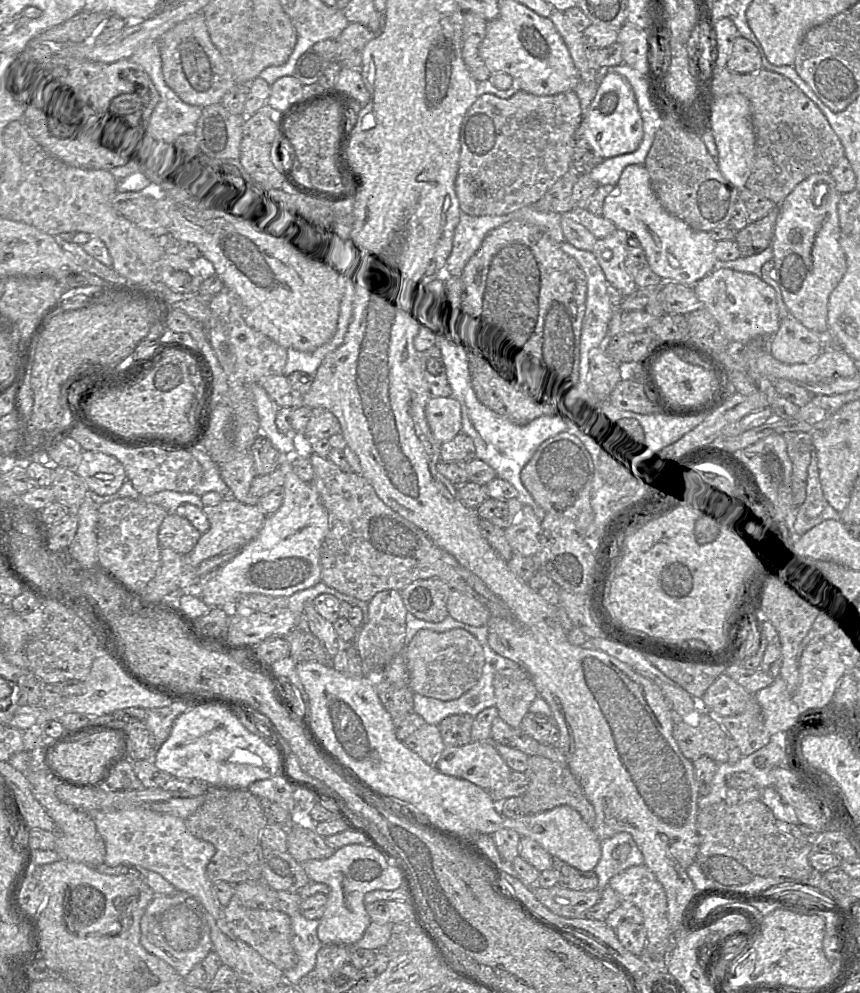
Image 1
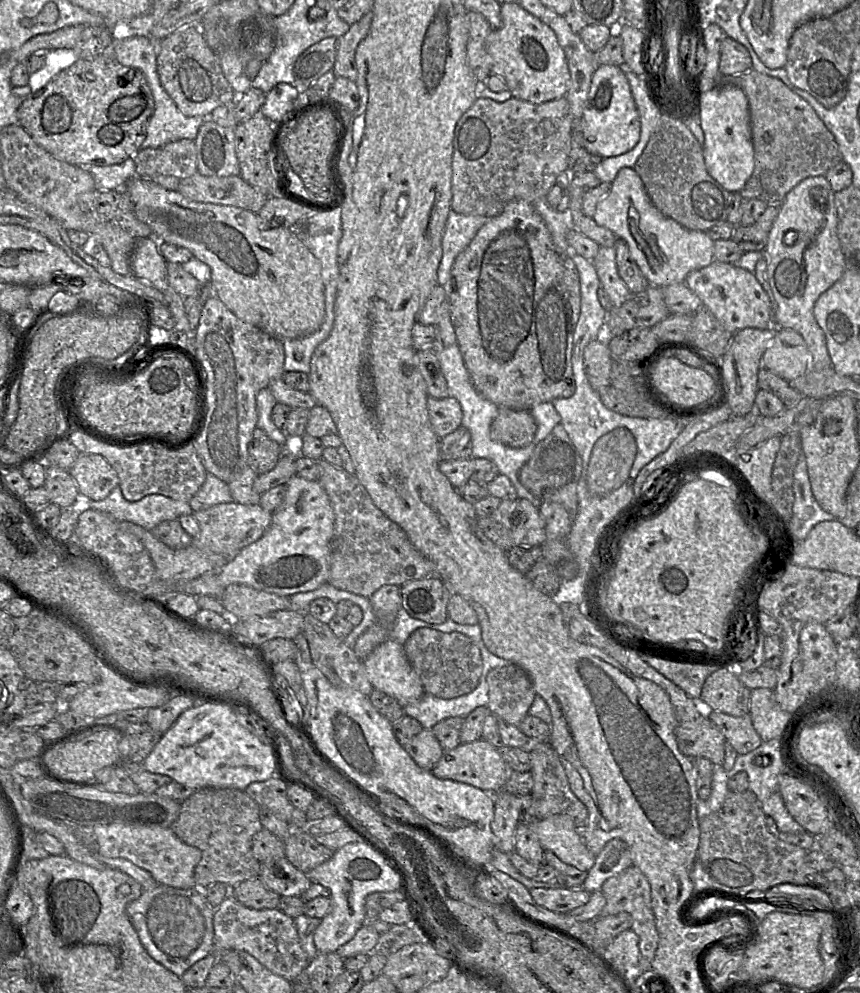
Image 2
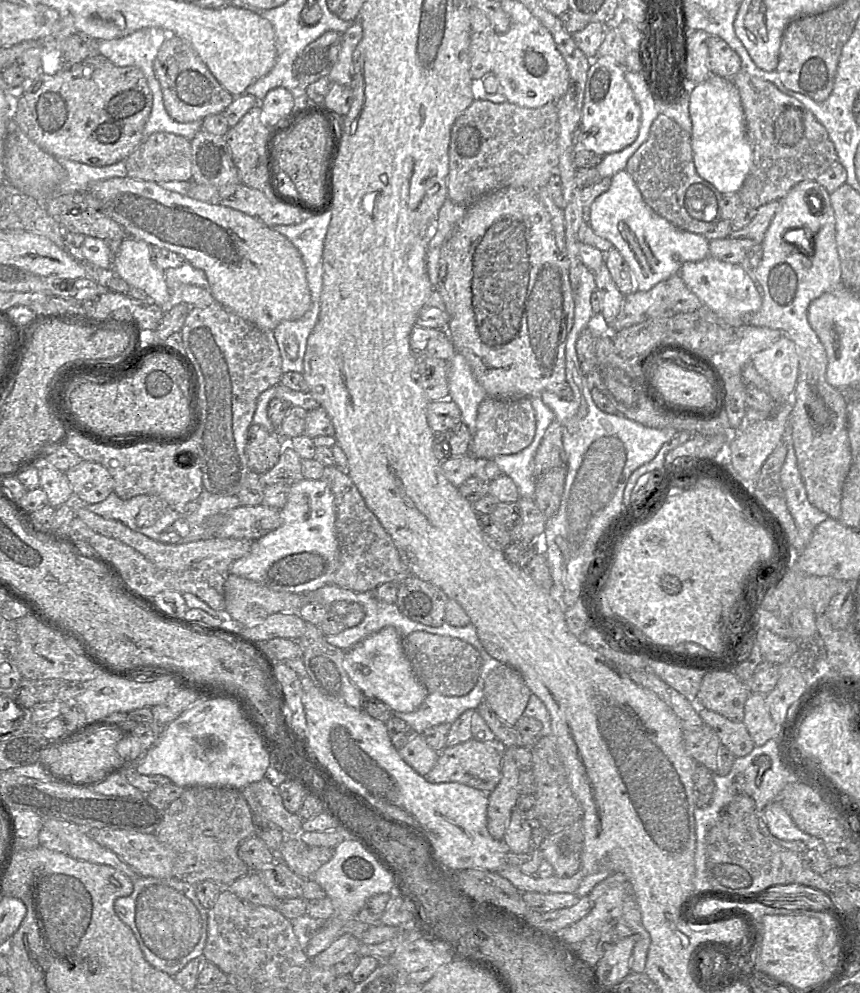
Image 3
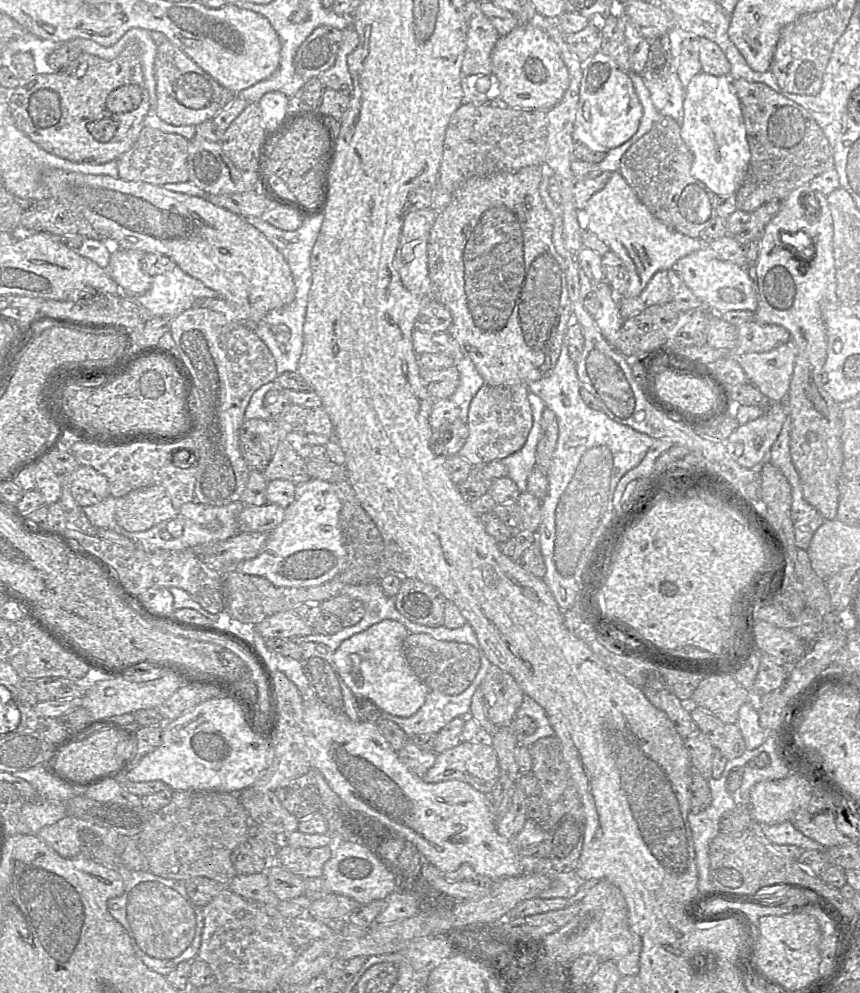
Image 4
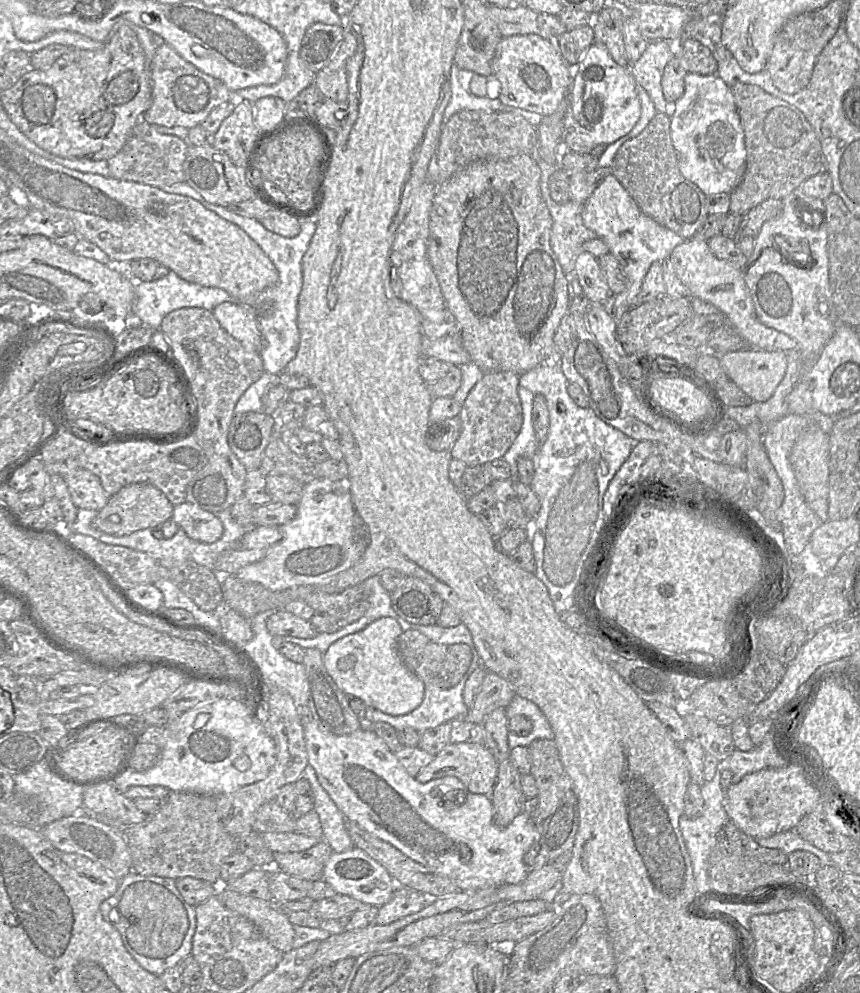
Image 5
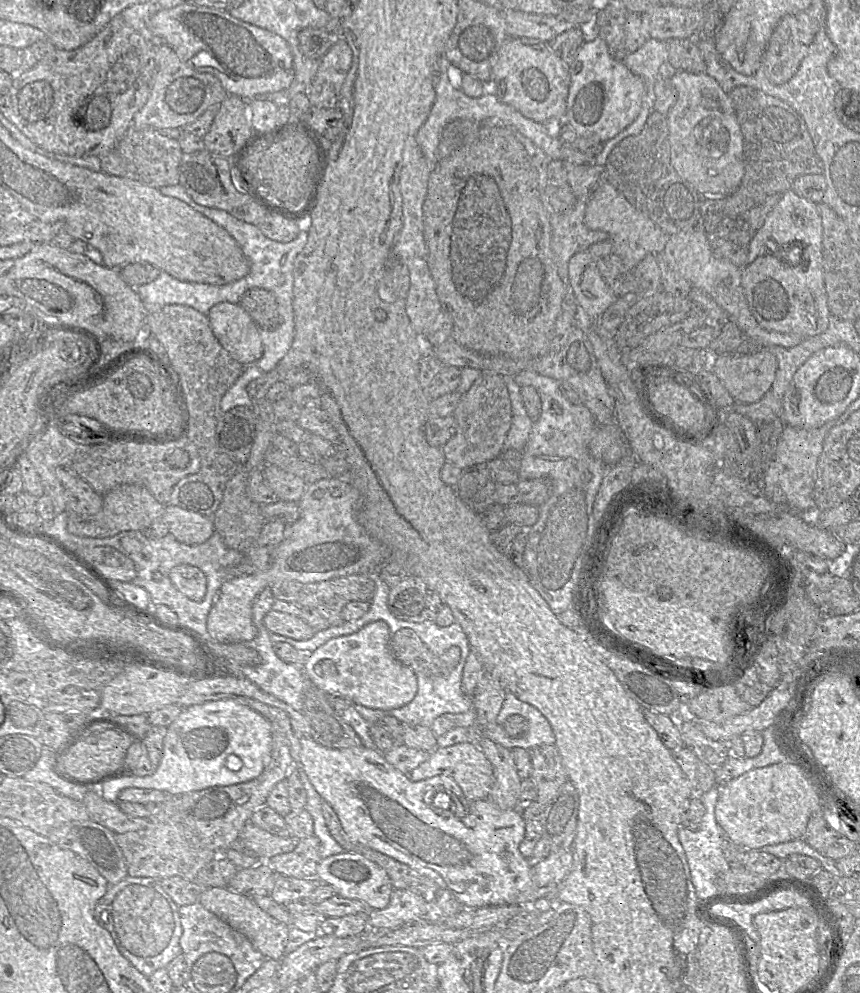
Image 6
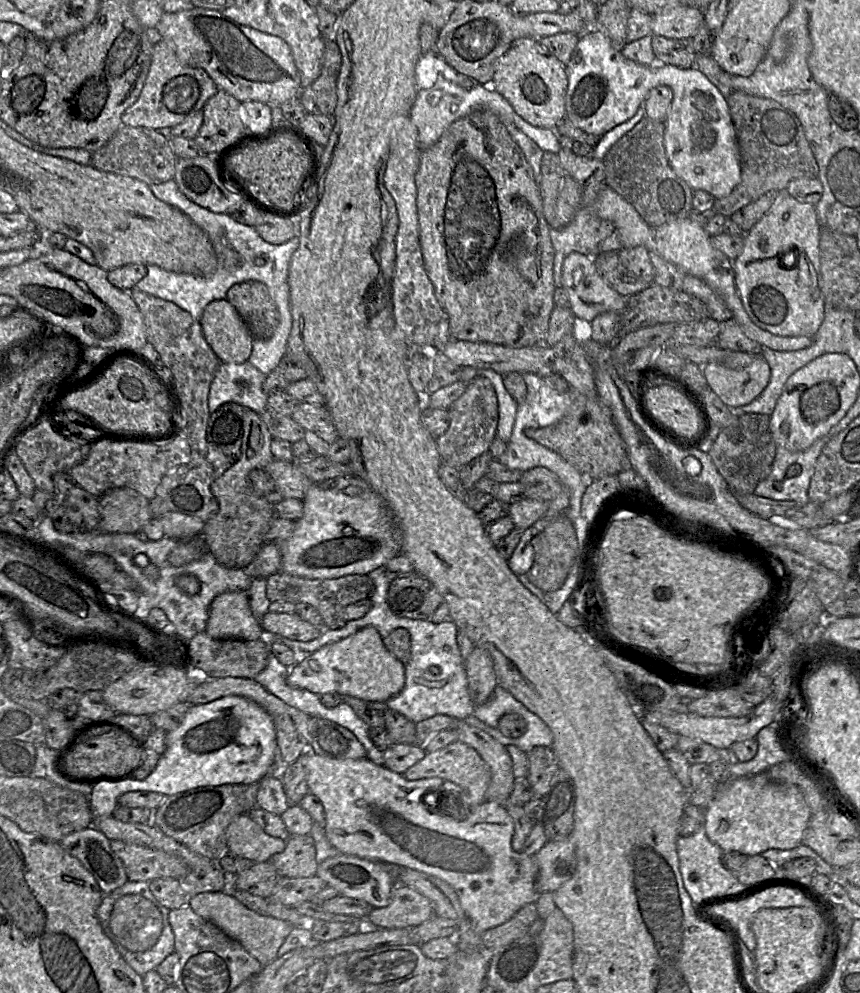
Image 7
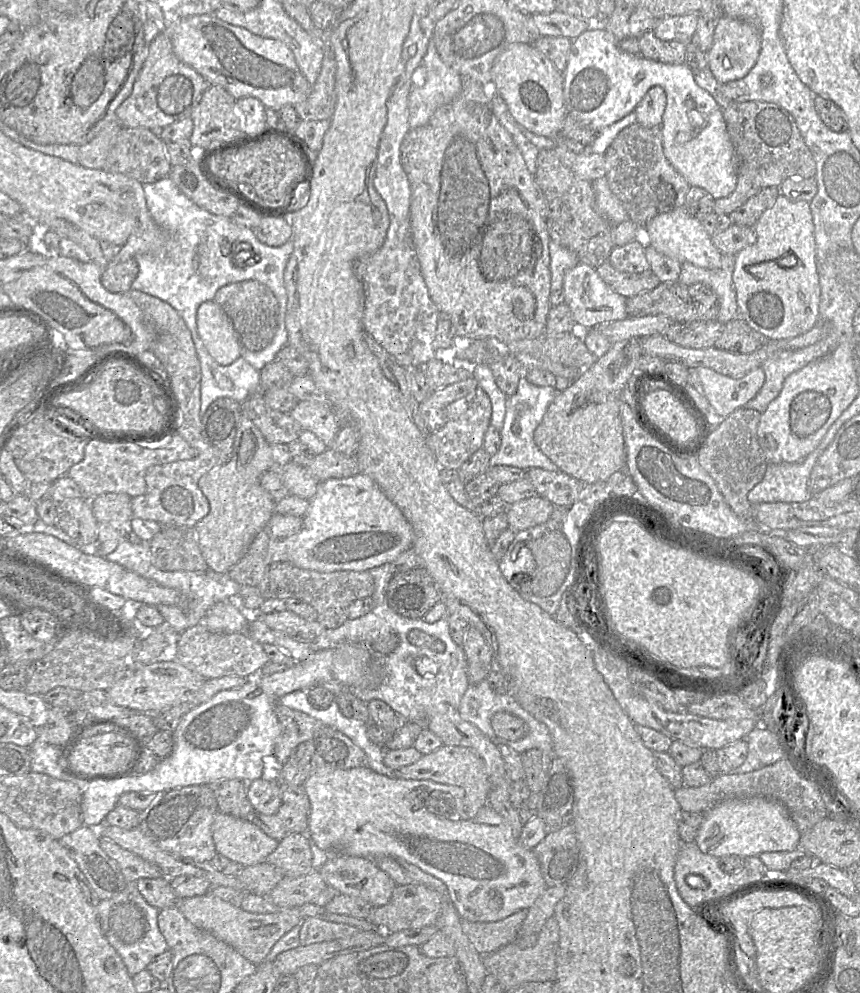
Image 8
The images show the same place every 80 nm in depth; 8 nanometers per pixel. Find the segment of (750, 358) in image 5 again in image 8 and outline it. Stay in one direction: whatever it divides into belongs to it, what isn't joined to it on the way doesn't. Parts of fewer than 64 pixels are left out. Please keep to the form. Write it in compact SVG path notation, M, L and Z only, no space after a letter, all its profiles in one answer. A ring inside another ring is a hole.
M706 367L696 368L703 392L716 412L717 418L725 418L743 407L760 390L765 373L761 367L748 372L744 377L734 379Z

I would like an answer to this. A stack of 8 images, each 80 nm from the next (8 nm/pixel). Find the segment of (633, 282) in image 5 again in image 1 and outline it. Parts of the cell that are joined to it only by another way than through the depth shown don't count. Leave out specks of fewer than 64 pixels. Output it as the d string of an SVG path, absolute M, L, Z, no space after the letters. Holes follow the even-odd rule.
M632 164L624 168L613 192L604 200L602 216L610 220L617 229L624 230L639 240L650 268L661 277L663 282L693 286L711 273L718 262L715 256L716 241L708 232L693 229L662 206L652 190L649 173L643 164Z

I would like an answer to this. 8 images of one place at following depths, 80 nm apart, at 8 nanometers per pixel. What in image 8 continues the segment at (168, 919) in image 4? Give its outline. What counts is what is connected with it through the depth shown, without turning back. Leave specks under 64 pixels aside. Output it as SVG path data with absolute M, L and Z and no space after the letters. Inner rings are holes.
M129 882L118 895L103 899L98 905L102 933L122 958L131 976L146 969L155 957L168 949L158 927L158 914L159 909L144 899L135 882Z

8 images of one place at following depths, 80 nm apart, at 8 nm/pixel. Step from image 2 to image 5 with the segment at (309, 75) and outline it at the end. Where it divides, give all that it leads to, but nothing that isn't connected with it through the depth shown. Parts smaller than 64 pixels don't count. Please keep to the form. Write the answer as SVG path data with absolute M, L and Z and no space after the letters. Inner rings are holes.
M320 22L310 25L301 40L300 58L303 64L316 73L331 60L346 30L340 25Z

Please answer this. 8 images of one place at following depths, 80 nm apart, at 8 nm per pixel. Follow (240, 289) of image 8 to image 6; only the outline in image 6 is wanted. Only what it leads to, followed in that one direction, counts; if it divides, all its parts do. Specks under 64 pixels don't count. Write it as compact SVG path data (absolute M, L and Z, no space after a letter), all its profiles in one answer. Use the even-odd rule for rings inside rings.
M263 288L250 289L243 294L239 304L260 330L273 331L279 327L281 316L271 291Z

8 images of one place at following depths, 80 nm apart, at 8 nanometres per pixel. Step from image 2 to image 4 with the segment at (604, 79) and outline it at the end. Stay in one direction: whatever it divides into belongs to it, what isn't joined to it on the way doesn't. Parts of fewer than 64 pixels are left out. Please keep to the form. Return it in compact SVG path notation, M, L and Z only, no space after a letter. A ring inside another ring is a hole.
M600 50L583 64L576 111L577 123L602 147L616 148L635 134L642 118L642 105L629 77L630 71L620 69L613 58Z

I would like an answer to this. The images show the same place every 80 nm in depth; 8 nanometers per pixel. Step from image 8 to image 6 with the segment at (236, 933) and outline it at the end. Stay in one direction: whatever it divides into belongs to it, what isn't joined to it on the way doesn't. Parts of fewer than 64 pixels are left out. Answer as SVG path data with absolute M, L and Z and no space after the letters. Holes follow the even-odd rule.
M211 887L204 888L198 902L233 929L245 935L253 947L267 959L281 960L285 955L284 949L290 927L264 912L251 897L237 893L229 887Z

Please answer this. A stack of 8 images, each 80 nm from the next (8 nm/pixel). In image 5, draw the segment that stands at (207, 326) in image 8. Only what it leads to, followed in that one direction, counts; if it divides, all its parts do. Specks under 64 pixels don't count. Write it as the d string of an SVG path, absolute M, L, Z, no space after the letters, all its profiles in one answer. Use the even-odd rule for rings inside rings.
M223 302L212 312L221 327L237 339L247 351L261 352L263 337L253 308L239 302Z

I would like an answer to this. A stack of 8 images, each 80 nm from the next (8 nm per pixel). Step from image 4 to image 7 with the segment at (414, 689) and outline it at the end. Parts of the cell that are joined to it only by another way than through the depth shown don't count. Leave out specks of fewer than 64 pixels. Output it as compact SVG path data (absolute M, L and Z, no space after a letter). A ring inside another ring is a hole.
M365 627L311 654L301 655L290 668L286 681L290 687L318 695L338 693L343 697L355 697L368 703L386 702L403 689L405 665L387 650L376 628Z

